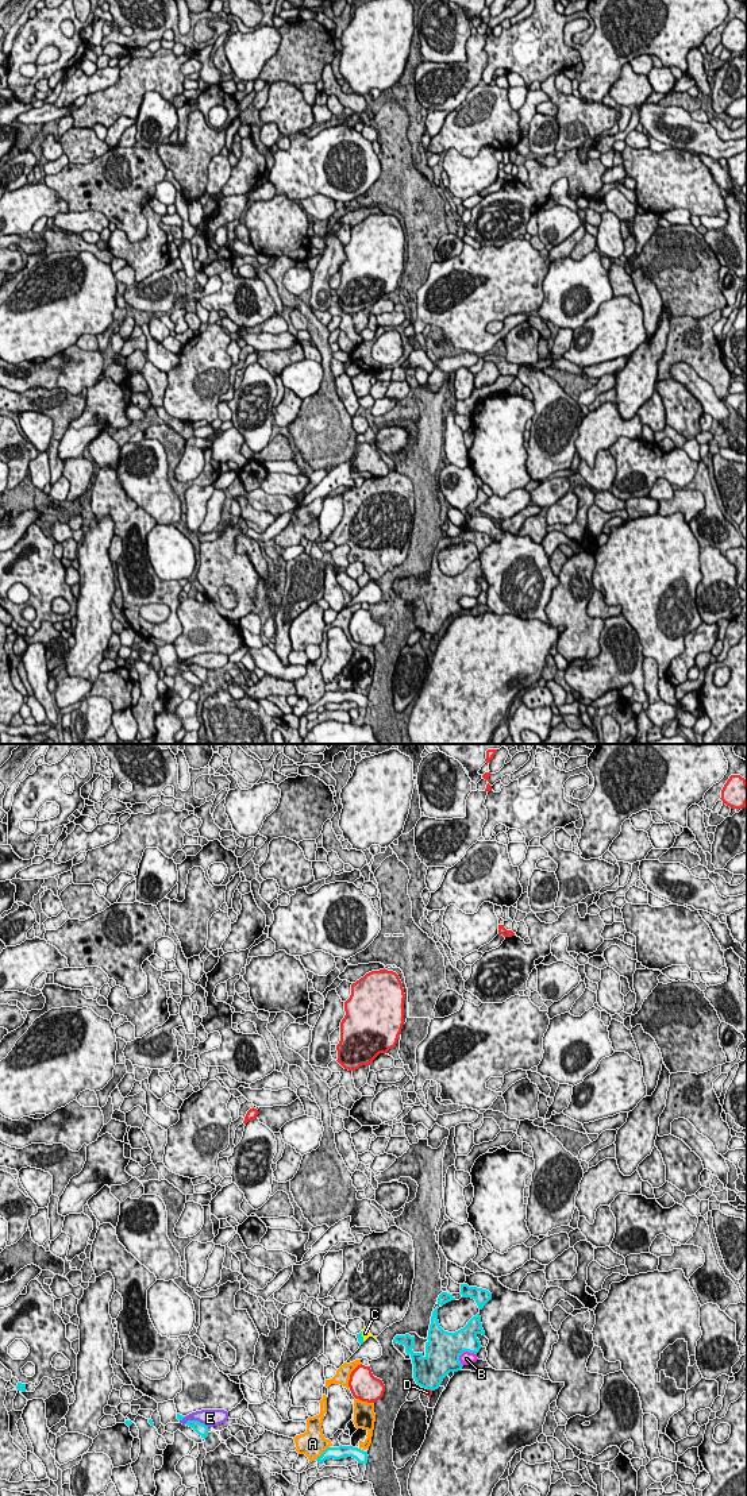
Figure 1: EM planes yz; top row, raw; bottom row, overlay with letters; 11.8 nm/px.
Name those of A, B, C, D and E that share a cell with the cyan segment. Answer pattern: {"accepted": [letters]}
{"accepted": ["C"]}

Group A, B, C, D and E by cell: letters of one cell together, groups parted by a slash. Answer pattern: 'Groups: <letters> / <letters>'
Groups: A / B / C / D / E

